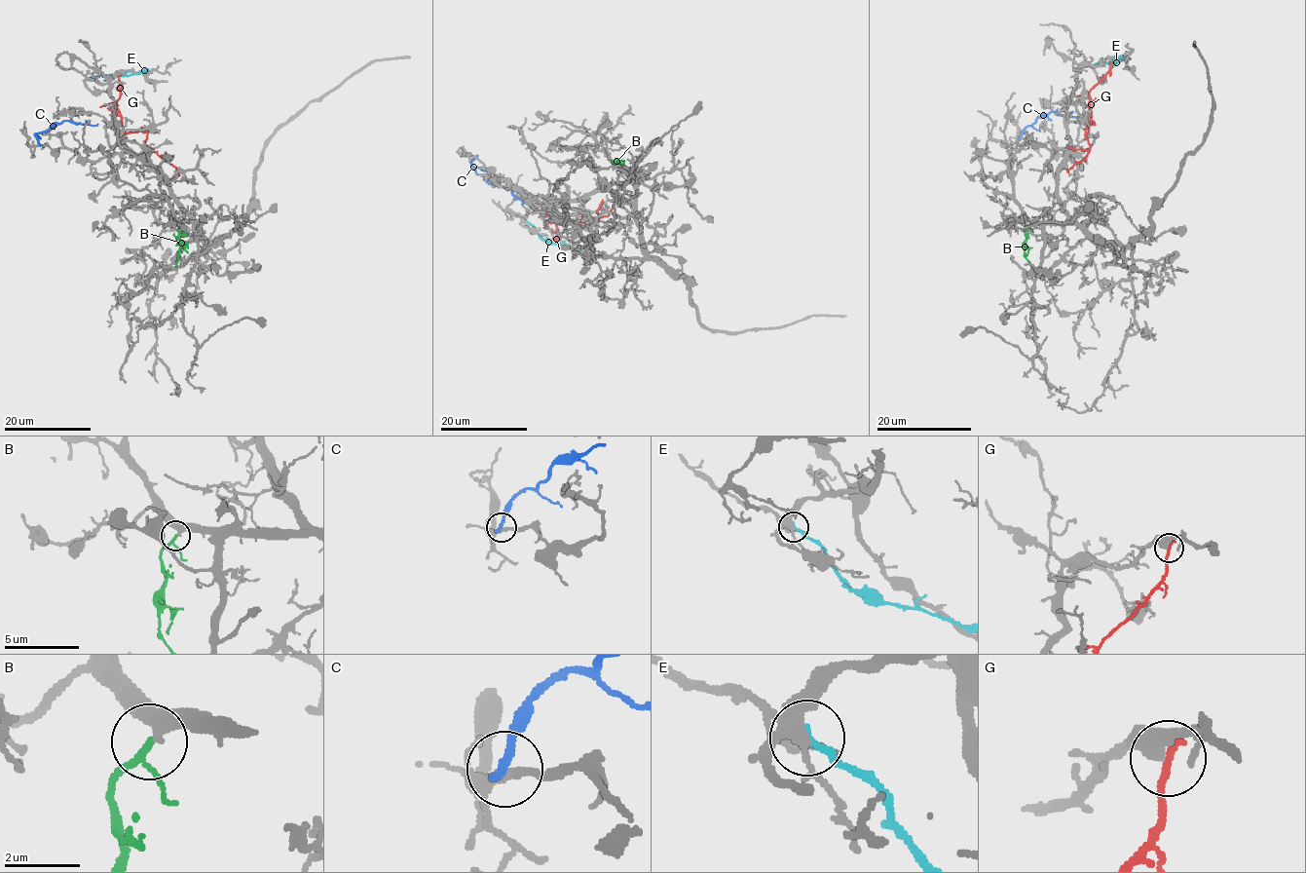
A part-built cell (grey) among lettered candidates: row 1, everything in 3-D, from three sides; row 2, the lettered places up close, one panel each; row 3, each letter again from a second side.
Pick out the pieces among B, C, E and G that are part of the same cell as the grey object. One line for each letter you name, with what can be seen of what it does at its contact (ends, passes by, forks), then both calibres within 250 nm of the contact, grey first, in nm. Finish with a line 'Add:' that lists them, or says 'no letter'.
B: it passes by | 360/150 nm
Add: B

